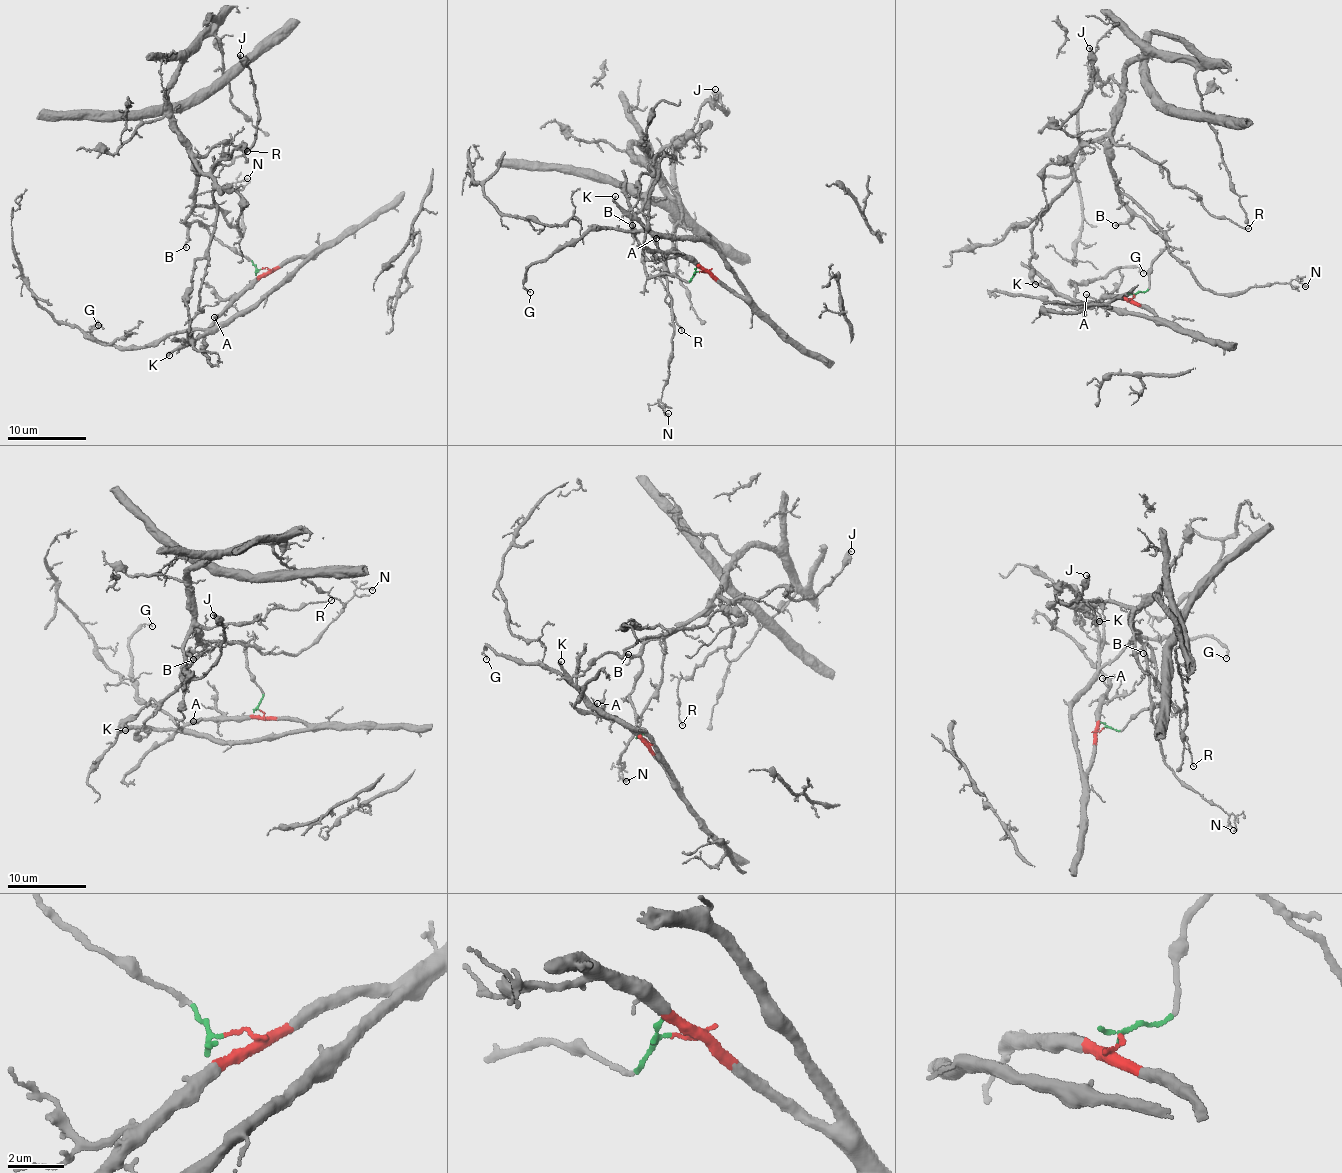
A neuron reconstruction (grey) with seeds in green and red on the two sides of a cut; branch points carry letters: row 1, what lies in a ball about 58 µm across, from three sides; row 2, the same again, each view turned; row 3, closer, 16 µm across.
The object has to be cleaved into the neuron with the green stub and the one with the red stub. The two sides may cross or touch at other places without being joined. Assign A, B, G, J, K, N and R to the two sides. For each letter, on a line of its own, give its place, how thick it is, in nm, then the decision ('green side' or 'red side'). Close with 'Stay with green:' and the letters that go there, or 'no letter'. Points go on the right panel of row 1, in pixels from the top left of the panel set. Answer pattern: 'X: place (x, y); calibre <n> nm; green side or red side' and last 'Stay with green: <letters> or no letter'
A: place (1086, 294); calibre 90 nm; red side
B: place (1115, 225); calibre 130 nm; green side
G: place (1143, 273); calibre 70 nm; red side
J: place (1089, 48); calibre 260 nm; green side
K: place (1035, 284); calibre 200 nm; red side
N: place (1305, 286); calibre 150 nm; green side
R: place (1248, 228); calibre 110 nm; green side
Stay with green: B, J, N, R

